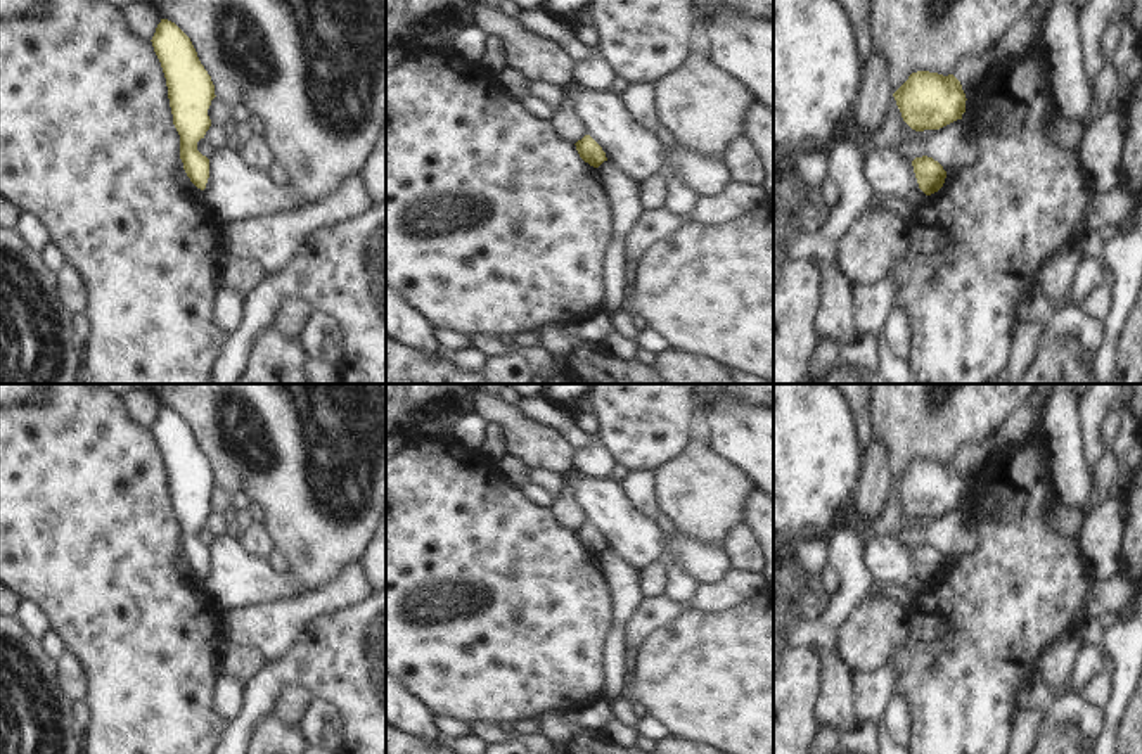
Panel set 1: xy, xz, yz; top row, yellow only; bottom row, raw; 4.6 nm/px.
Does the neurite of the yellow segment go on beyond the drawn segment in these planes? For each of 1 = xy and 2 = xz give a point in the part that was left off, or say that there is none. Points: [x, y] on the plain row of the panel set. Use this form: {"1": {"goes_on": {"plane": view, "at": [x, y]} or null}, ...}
{"1": {"goes_on": null}, "2": {"goes_on": null}}

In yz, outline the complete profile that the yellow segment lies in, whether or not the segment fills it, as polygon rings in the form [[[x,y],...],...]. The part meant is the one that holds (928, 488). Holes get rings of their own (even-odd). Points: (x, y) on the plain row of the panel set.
[[[917,458],[893,481],[903,508],[915,519],[940,517],[966,500],[960,469],[929,458]]]

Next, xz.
[[[585,522],[574,533],[580,545],[593,555],[599,555],[604,548],[607,548],[606,540],[590,522]]]

